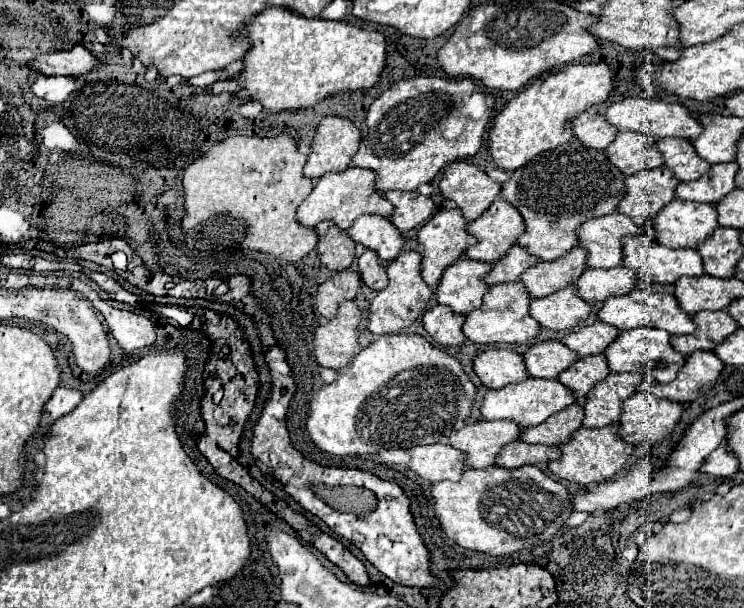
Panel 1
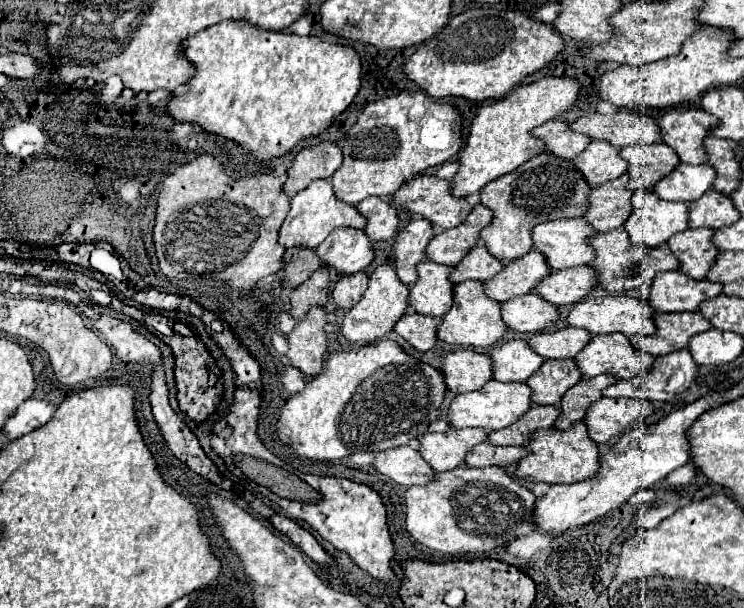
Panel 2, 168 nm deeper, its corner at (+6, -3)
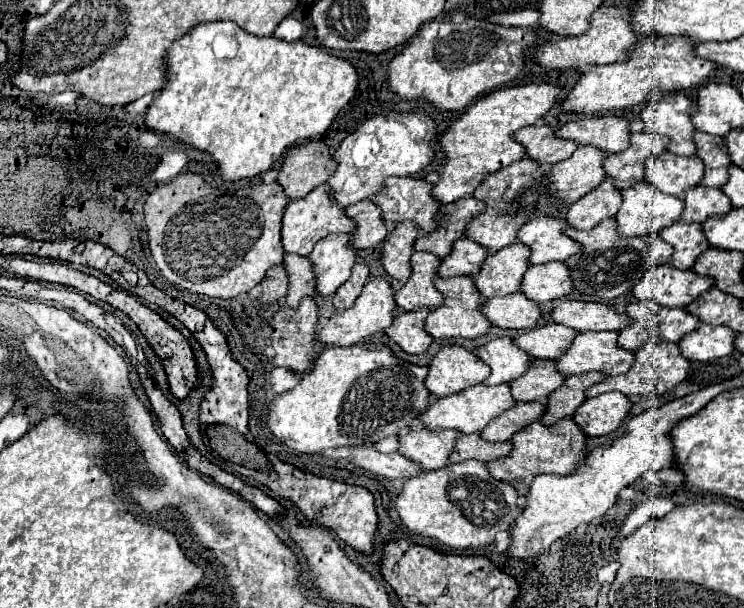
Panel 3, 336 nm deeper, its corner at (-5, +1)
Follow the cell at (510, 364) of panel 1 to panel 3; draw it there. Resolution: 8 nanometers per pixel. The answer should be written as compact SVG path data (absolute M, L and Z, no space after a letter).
M442 347L428 363L426 389L434 397L444 397L482 383L490 375L490 367L464 347Z

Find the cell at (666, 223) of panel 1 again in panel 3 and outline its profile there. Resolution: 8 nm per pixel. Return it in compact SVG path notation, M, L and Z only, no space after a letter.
M640 181L640 183L632 185L630 189L624 189L622 191L622 205L620 205L620 211L614 217L616 223L618 223L618 229L616 231L620 235L624 235L624 237L648 235L650 231L656 231L656 229L674 225L678 221L682 209L684 209L684 201L682 199L672 197L672 195L666 195L660 189L656 189L654 185L650 185L646 181Z

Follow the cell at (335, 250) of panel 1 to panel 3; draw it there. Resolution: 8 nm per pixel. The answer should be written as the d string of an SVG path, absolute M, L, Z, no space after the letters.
M282 265L272 267L260 285L262 285L262 295L258 297L260 303L272 303L272 301L284 299L286 297L286 273L284 273L284 267Z

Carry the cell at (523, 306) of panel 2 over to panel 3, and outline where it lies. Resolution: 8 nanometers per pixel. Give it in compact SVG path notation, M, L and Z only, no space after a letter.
M520 291L504 297L486 299L480 311L488 317L492 325L502 329L530 329L540 319L538 305Z

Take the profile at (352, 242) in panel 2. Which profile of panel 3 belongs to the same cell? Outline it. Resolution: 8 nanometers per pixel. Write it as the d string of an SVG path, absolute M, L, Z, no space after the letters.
M332 233L314 245L308 255L316 277L316 293L320 297L334 295L336 289L350 277L358 255L348 247L350 235Z

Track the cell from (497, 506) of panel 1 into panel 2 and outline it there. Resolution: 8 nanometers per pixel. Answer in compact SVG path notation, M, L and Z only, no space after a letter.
M457 467L445 473L439 473L437 479L423 487L409 487L405 493L405 529L423 545L433 551L447 553L447 555L465 555L465 553L487 553L491 549L503 547L509 541L517 539L523 533L531 533L537 527L533 525L533 509L535 509L537 495L519 483L515 477L507 475L501 467Z

